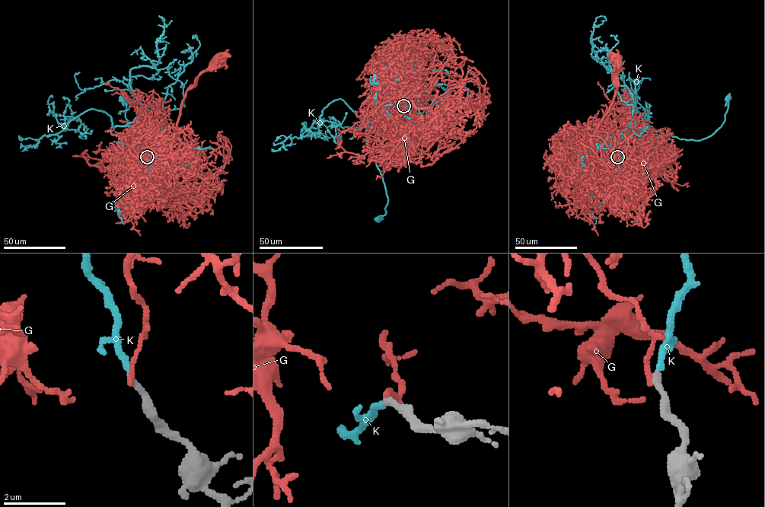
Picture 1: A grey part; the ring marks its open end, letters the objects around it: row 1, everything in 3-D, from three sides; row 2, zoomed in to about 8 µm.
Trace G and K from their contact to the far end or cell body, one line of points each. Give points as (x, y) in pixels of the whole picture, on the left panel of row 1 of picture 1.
G: (148, 157), (144, 147), (136, 157), (138, 167), (149, 154), (175, 136), (185, 93), (219, 58)
K: (147, 156), (149, 135), (142, 130), (115, 126), (110, 133), (125, 140), (132, 137), (124, 98)

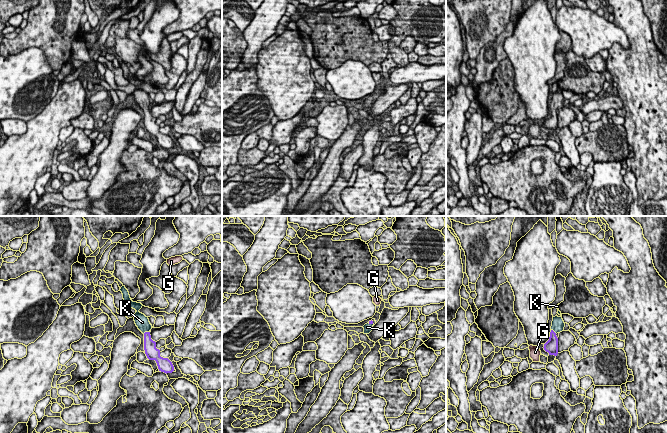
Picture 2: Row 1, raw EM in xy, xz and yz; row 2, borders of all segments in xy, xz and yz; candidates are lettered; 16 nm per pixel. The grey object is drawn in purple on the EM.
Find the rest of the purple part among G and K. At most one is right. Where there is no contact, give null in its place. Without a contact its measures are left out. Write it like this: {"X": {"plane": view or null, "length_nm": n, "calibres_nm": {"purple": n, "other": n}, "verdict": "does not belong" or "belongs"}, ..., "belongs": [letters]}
{"G": {"plane": null, "verdict": "does not belong"}, "K": {"plane": "xy", "length_nm": 120, "calibres_nm": {"purple": 190, "other": 220}, "verdict": "belongs"}, "belongs": ["K"]}

